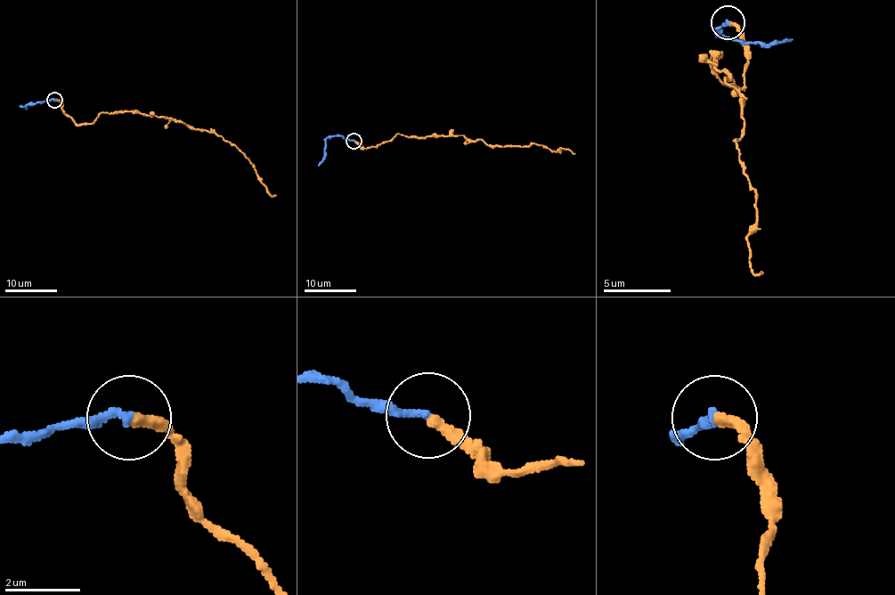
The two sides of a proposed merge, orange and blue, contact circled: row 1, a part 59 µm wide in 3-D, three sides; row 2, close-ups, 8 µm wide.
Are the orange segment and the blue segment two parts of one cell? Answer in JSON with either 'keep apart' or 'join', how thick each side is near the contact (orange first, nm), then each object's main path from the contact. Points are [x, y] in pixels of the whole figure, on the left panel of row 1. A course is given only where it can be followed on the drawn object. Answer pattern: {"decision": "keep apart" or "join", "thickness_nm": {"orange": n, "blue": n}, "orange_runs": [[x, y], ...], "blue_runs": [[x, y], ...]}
{"decision": "join", "thickness_nm": {"orange": 300, "blue": 190}, "orange_runs": [[55, 99], [78, 125], [119, 112], [215, 131], [275, 194]], "blue_runs": [[55, 99], [29, 103], [25, 107], [19, 105]]}

